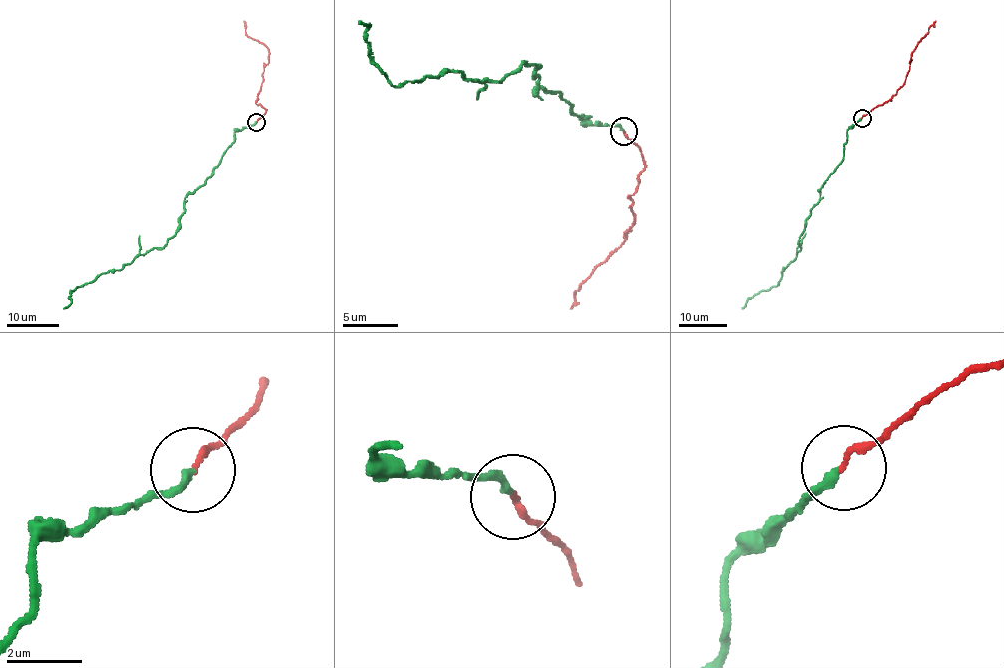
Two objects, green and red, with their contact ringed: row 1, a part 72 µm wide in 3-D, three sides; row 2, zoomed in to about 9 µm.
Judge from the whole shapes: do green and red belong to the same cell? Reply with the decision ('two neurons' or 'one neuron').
two neurons

